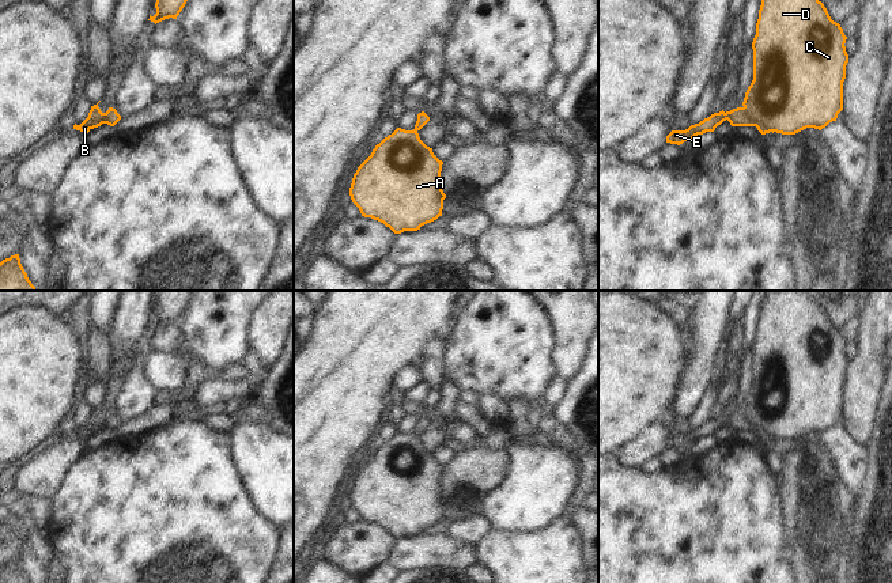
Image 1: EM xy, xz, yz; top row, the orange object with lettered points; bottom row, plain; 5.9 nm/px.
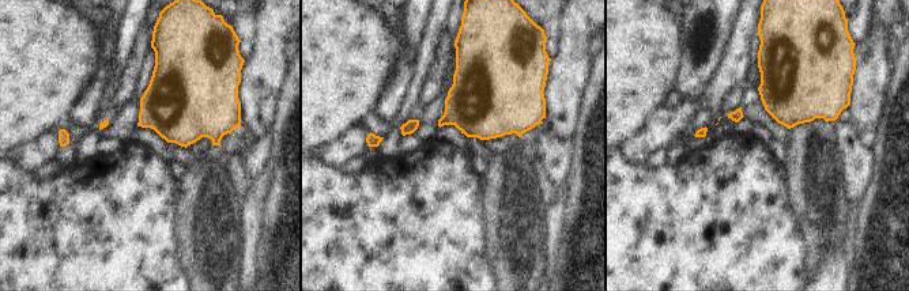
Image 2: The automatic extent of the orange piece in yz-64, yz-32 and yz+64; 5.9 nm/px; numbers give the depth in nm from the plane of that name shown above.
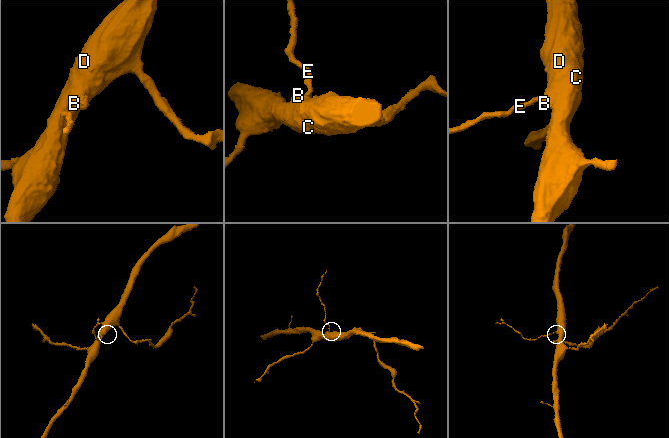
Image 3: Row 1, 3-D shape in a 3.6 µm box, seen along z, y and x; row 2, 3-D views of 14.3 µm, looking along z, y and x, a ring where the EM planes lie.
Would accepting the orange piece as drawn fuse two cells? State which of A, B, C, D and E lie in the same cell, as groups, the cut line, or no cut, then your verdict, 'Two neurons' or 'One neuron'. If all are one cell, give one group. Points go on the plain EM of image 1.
Groups: A B C D / E. Split along yz (741, 412), (755, 430). Two neurons.

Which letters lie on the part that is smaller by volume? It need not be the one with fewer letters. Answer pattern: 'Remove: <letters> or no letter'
Remove: E

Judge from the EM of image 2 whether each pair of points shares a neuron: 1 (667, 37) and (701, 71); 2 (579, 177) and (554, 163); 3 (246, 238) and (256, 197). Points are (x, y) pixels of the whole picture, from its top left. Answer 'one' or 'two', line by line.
1: two
2: two
3: one

